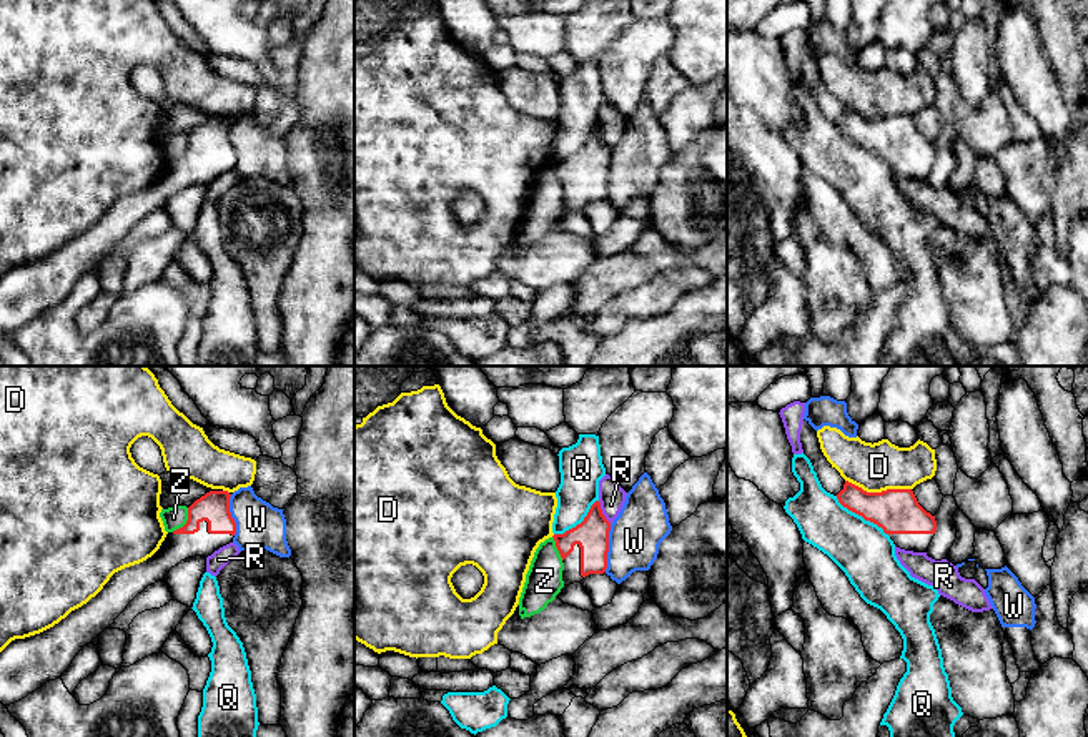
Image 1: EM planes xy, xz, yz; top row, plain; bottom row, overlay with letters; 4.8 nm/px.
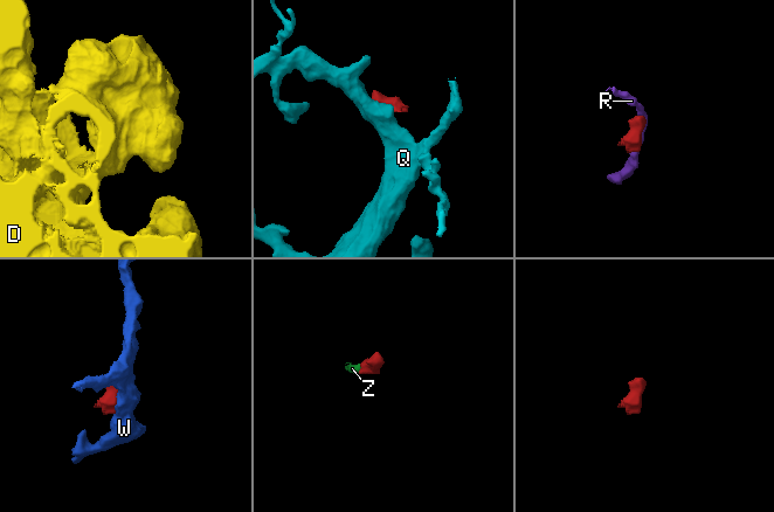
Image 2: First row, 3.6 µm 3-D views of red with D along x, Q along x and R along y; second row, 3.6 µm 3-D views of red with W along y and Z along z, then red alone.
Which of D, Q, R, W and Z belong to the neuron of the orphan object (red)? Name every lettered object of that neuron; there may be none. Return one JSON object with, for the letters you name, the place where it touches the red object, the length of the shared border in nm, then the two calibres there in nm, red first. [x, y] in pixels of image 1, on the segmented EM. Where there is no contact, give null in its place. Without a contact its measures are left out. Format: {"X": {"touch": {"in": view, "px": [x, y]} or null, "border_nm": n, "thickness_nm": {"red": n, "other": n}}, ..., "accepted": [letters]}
{"accepted": []}

